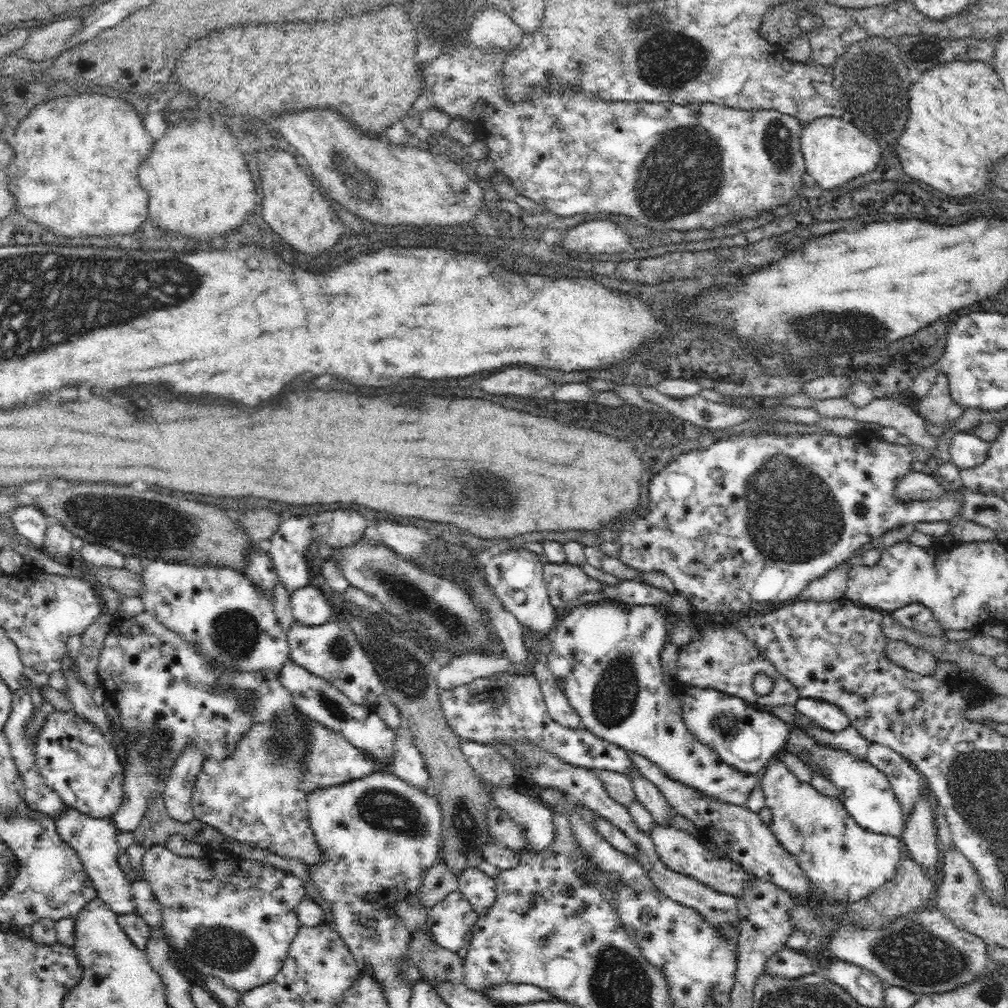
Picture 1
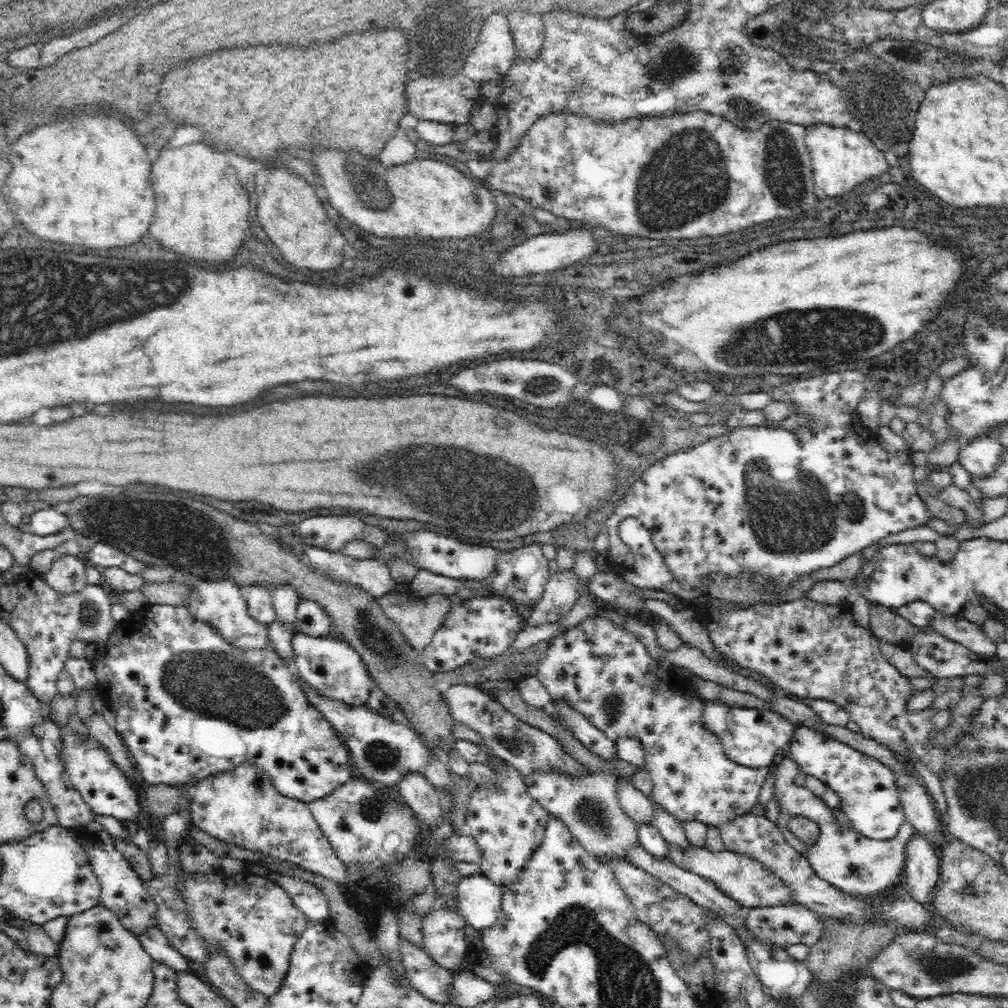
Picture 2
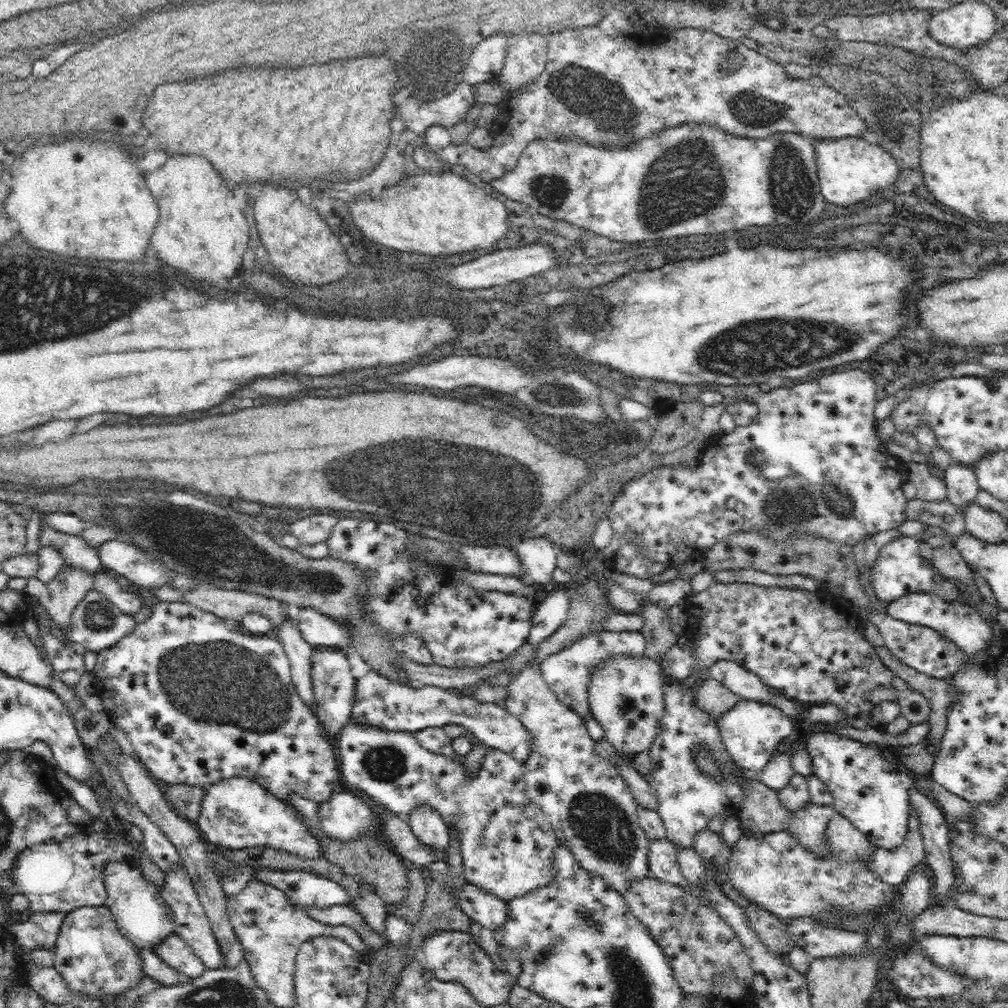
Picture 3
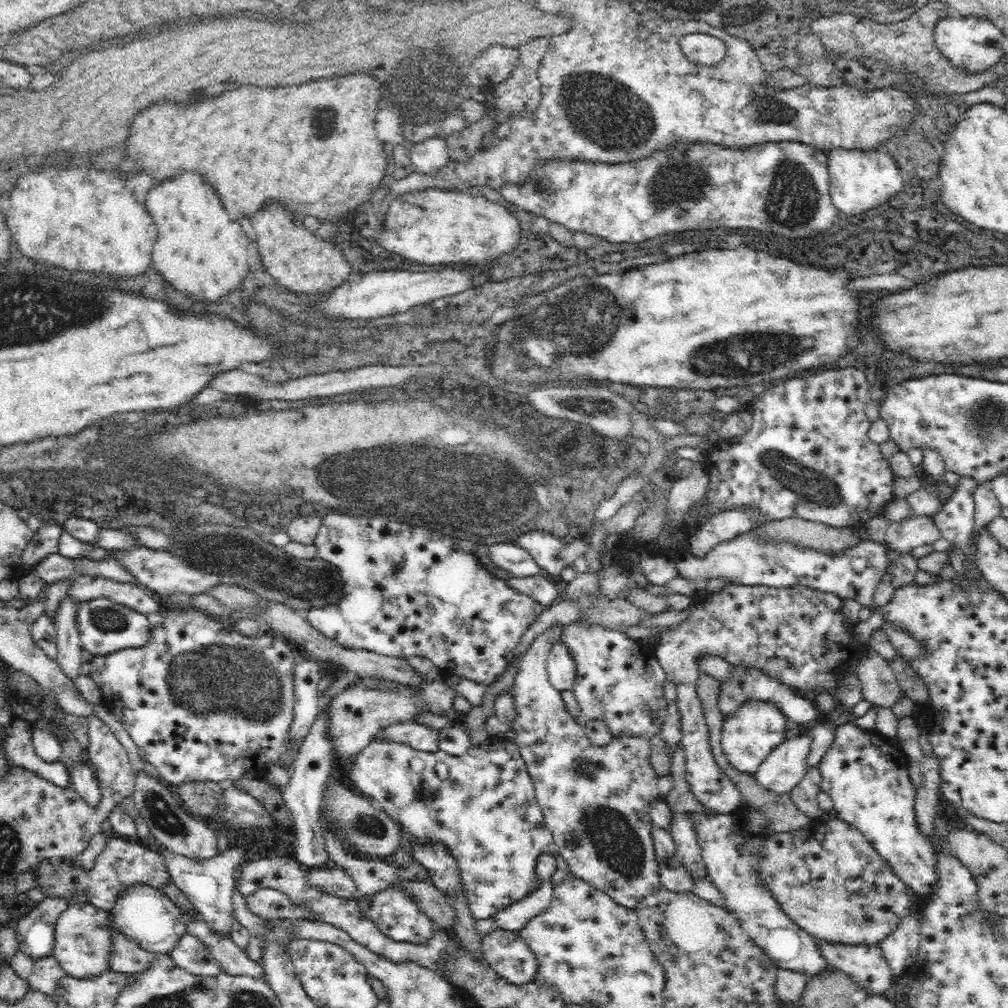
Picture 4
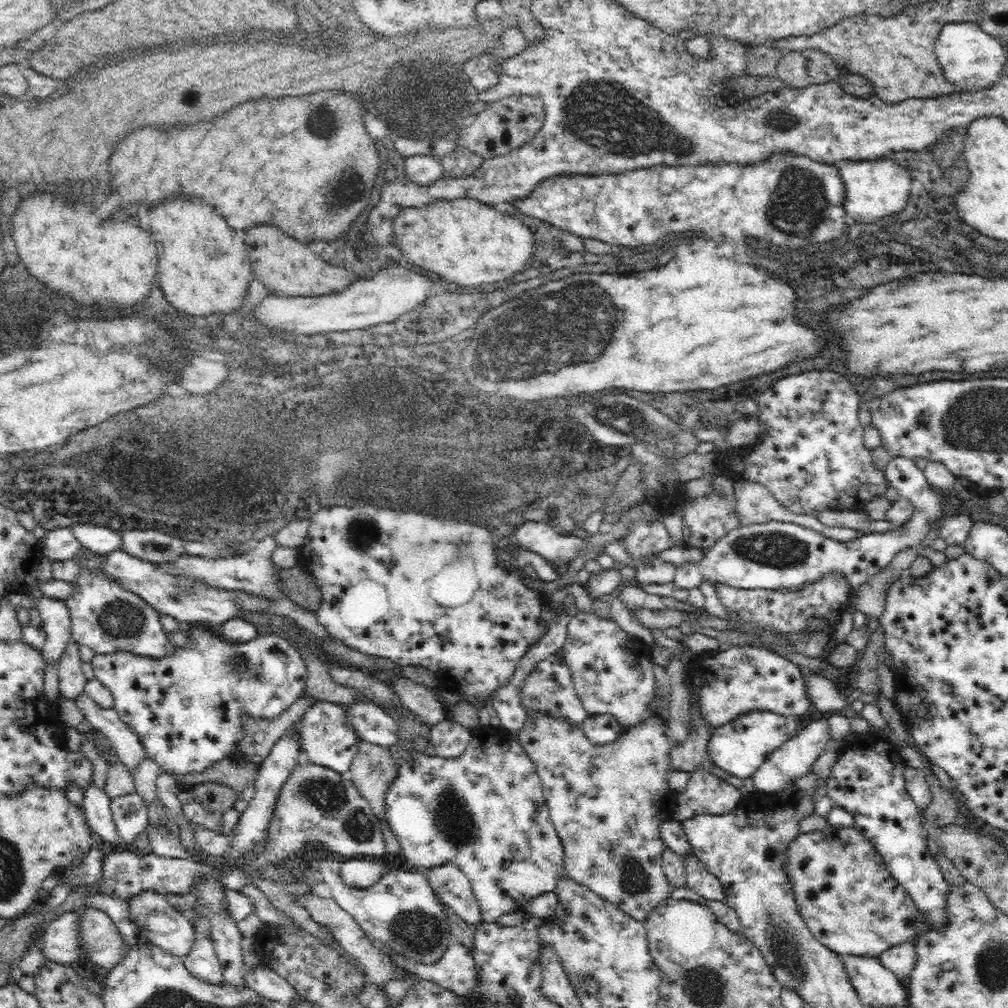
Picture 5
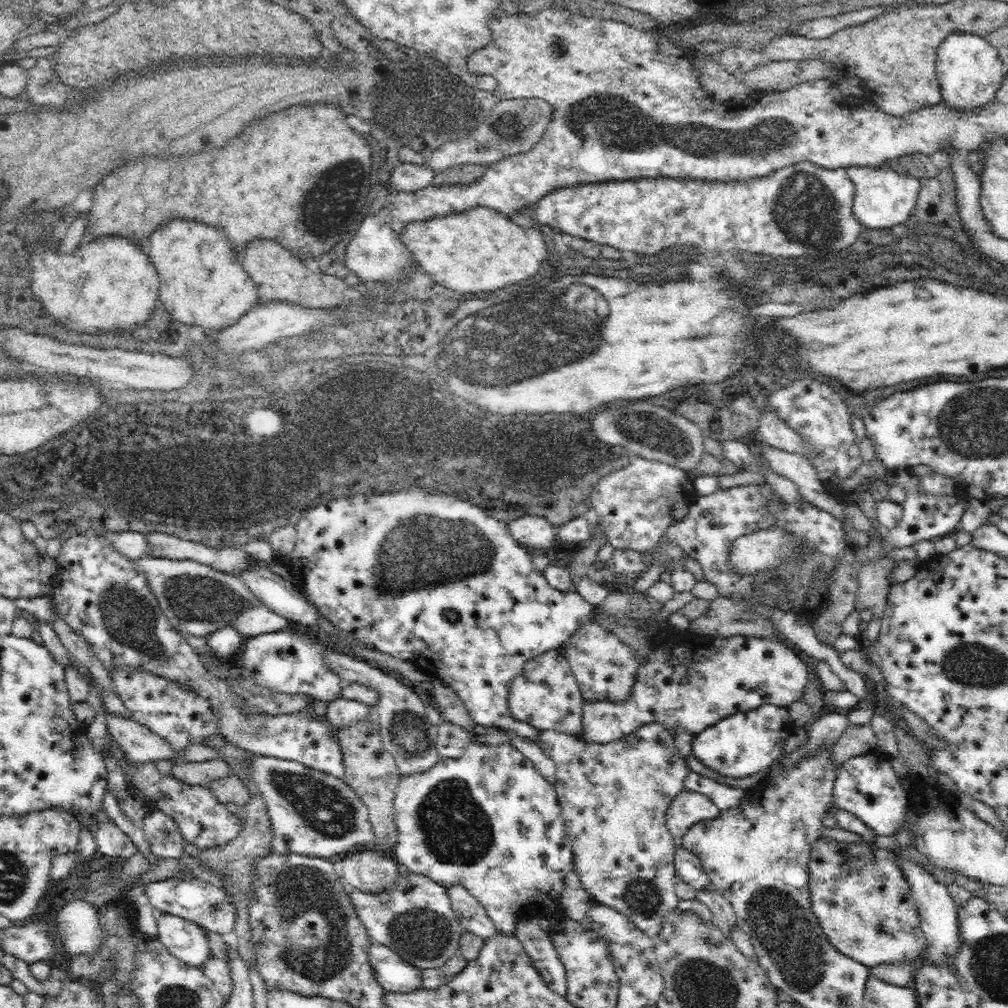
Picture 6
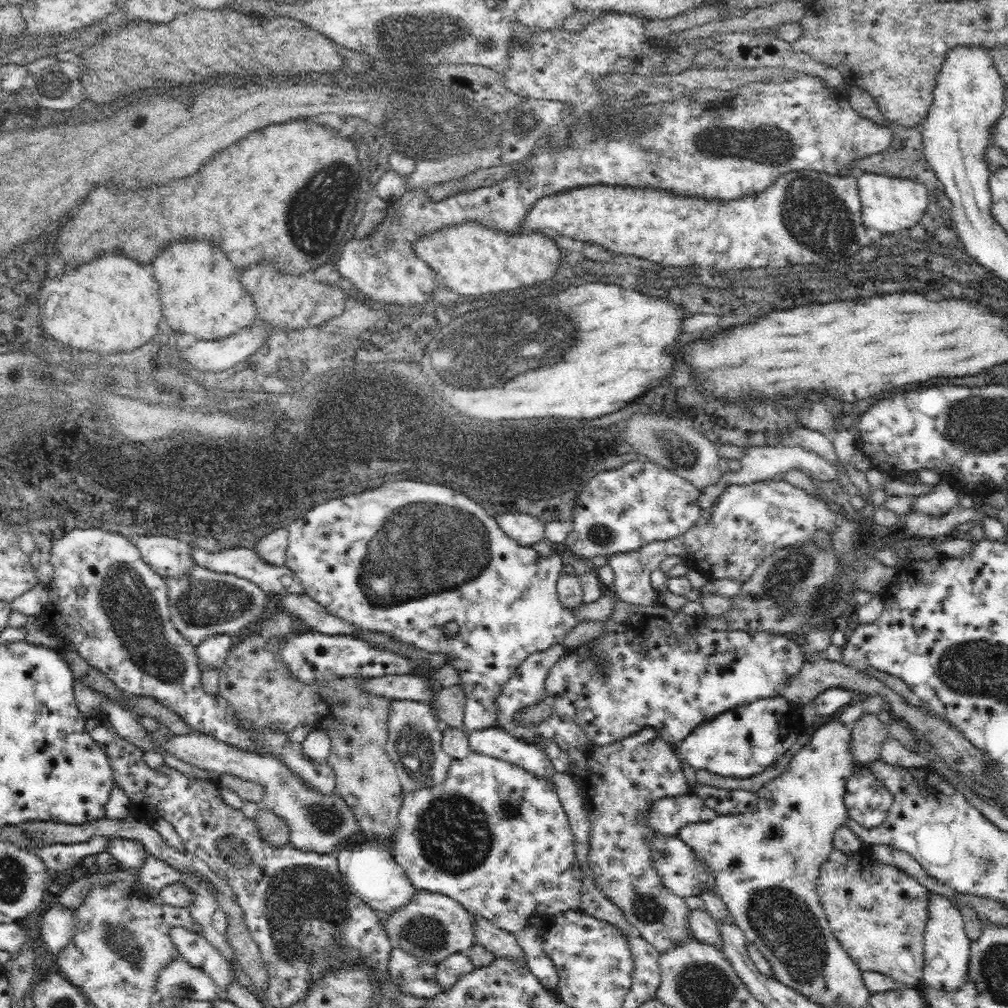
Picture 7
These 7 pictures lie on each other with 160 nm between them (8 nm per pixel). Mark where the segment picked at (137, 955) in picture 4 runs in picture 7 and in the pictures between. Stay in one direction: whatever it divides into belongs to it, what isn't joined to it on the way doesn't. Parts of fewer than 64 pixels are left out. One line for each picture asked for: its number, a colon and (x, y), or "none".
5: (104, 945)
6: (79, 932)
7: (56, 925)

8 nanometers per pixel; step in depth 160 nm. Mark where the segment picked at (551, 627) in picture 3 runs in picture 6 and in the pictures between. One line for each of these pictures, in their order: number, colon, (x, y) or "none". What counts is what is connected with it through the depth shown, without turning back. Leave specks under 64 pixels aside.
4: (596, 800)
5: (607, 802)
6: (615, 796)

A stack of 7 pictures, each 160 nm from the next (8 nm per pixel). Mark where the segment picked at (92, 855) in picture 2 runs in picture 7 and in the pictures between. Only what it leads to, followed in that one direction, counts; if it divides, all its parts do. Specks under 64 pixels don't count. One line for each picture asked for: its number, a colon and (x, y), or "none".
3: (141, 913)
4: (146, 915)
5: (158, 921)
6: (185, 940)
7: (192, 946)

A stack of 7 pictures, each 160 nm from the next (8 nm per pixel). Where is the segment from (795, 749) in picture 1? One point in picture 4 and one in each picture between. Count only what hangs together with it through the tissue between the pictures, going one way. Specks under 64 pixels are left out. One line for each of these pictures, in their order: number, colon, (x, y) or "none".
2: (868, 792)
3: (870, 791)
4: (866, 774)

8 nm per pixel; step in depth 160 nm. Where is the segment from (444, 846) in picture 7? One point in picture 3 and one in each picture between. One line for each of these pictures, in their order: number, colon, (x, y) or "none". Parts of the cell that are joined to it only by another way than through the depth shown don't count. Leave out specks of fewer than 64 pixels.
3: (507, 846)
4: (481, 805)
5: (484, 811)
6: (488, 821)

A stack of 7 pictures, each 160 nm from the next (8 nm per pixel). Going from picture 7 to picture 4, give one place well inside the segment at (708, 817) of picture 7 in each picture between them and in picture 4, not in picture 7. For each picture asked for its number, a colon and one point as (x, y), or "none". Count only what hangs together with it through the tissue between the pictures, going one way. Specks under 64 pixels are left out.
4: (797, 634)
5: (705, 793)
6: (689, 807)

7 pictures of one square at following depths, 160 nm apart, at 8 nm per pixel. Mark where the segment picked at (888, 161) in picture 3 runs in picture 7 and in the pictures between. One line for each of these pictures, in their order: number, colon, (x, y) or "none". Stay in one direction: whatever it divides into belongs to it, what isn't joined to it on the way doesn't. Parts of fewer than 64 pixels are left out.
4: (860, 179)
5: (873, 188)
6: (882, 197)
7: (888, 203)

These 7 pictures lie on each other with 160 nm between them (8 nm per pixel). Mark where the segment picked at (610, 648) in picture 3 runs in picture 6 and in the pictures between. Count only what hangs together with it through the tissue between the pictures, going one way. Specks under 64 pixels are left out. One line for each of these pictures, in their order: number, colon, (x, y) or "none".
4: (561, 670)
5: (549, 688)
6: (546, 695)

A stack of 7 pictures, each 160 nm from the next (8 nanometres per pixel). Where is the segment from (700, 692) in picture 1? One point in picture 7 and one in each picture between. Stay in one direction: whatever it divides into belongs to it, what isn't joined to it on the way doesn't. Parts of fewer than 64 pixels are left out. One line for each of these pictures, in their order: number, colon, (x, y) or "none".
2: (751, 737)
3: (751, 731)
4: (757, 727)
5: (740, 746)
6: (741, 744)
7: (741, 742)

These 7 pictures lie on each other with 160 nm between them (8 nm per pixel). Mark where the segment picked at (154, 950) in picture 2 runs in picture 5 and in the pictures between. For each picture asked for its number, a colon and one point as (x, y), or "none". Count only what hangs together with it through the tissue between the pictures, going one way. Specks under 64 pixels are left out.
3: (175, 951)
4: (190, 954)
5: (202, 961)

